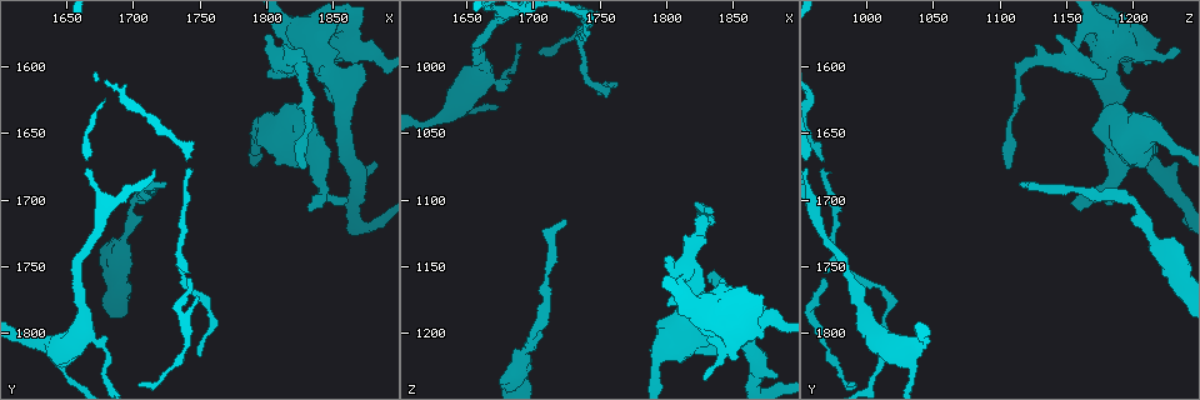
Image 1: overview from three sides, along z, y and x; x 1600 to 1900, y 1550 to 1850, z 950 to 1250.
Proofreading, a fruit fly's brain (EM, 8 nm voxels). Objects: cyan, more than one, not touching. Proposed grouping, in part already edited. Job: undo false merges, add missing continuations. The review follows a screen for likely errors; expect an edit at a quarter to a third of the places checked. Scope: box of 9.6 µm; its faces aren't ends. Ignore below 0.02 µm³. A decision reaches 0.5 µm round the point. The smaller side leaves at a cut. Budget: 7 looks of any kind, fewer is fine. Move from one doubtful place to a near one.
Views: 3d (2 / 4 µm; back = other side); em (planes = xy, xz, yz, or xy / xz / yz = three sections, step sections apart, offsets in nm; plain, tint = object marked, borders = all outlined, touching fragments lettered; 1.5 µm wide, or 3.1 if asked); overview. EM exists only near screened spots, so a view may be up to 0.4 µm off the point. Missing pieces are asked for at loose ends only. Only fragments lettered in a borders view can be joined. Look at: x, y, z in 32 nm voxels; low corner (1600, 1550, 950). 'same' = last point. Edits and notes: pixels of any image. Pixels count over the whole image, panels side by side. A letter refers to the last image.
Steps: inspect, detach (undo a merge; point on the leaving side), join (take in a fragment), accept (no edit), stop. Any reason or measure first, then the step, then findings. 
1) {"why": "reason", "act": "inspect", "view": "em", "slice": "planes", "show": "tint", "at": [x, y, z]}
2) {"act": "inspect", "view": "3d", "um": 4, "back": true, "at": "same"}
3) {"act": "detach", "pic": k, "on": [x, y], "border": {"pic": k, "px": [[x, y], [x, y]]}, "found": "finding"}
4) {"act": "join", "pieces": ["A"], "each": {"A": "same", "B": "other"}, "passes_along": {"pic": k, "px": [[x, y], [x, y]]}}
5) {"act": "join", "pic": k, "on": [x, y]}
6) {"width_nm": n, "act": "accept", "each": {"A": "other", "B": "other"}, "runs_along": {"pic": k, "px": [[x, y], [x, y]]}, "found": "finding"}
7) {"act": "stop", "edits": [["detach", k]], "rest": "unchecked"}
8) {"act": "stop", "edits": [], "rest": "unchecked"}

{"why": "free end", "act": "inspect", "view": "3d", "um": 4, "at": [1748, 1818, 1022]}

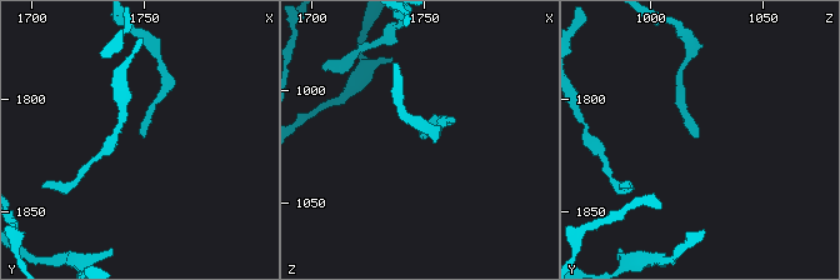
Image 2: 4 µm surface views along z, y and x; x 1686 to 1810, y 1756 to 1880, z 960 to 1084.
{"why": "shape alone is not enough", "act": "inspect", "view": "em", "slice": "xz", "step": 8, "show": "plain", "at": [1749, 1818, 1019]}

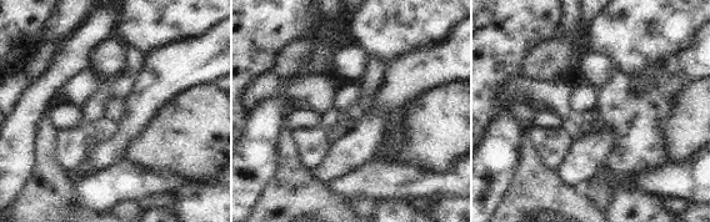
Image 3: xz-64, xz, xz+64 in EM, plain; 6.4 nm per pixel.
{"why": "what lies round it", "act": "inspect", "view": "em", "slice": "xz", "step": 8, "show": "borders", "at": "same"}

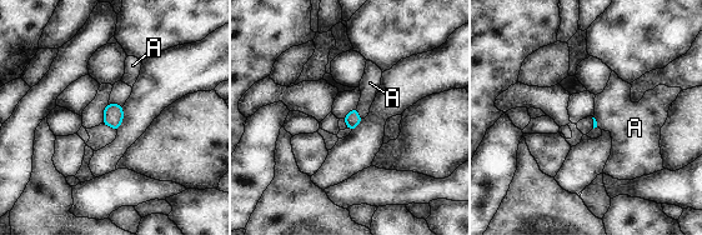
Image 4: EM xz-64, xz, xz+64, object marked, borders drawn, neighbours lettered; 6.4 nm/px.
{"act": "accept", "each": {"A": "other"}, "border": {"pic": 4, "px": [[356, 108], [356, 111], [362, 118]]}, "found": "no lettered fragment goes on from it"}

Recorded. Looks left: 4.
{"why": "thick turns thin", "act": "inspect", "view": "3d", "um": 4, "at": [1674, 1806, 1012]}

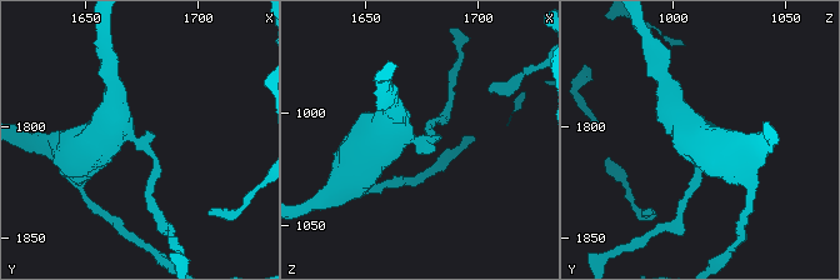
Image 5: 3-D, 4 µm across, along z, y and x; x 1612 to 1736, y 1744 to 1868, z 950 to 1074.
{"why": "need the tissue", "act": "inspect", "view": "em", "slice": "planes", "show": "borders", "at": [1673, 1807, 1012]}

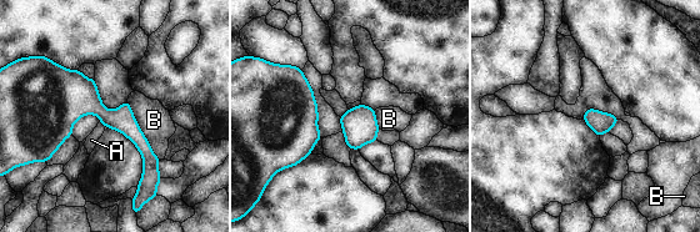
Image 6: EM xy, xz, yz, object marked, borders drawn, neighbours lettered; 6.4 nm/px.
{"width_nm": 150, "act": "accept", "each": {"A": "other", "B": "other"}, "border": {"pic": 6, "px": [[100, 121], [105, 126]]}, "found": "all the same neuron"}

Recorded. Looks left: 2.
{"why": "branch stops here", "act": "inspect", "view": "em", "slice": "planes", "show": "tint", "at": [1836, 1706, 1156]}

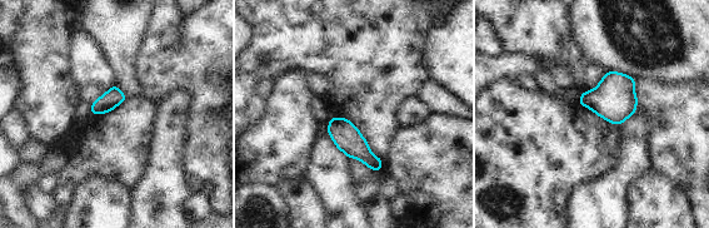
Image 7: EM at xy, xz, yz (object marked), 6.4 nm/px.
{"why": "see the neighbours", "act": "inspect", "view": "em", "slice": "planes", "show": "borders", "at": "same"}

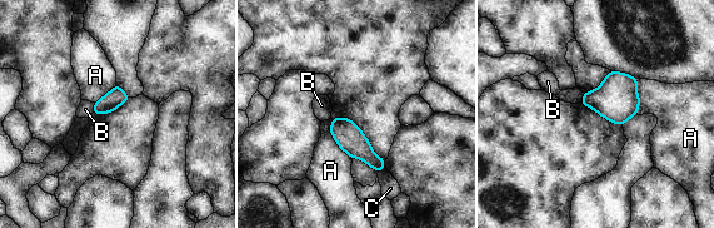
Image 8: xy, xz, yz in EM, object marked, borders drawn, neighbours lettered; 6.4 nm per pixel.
{"longest_contact_nm": ["A", 240], "act": "accept", "each": {"A": "other", "B": "other", "C": "other"}, "found": "no lettered fragment goes on from it"}

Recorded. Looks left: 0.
{"act": "stop", "edits": [], "rest": "unchecked"}

